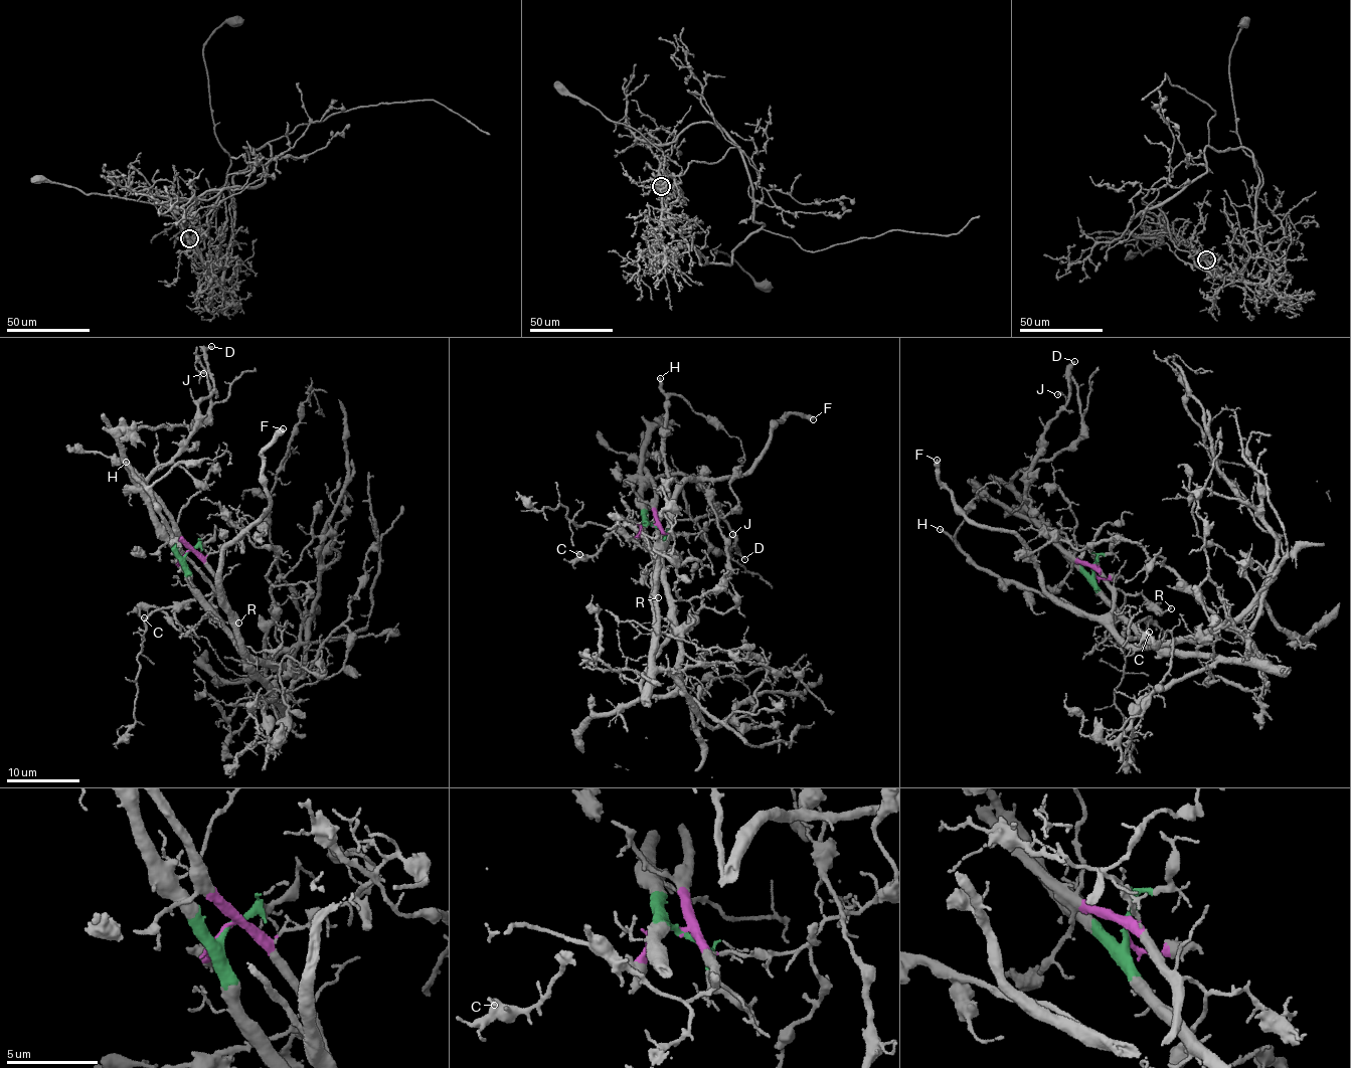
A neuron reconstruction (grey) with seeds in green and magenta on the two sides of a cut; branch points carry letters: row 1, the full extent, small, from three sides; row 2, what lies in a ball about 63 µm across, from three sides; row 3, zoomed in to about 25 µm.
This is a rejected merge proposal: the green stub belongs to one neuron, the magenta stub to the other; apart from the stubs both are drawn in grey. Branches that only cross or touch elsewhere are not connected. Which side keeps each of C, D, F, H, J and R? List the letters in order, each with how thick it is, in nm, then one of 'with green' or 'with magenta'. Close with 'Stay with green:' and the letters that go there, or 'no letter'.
C: 130 nm thick; with magenta
D: 240 nm thick; with green
F: 480 nm thick; with magenta
H: 280 nm thick; with magenta
J: 240 nm thick; with magenta
R: 100 nm thick; with magenta
Stay with green: D

